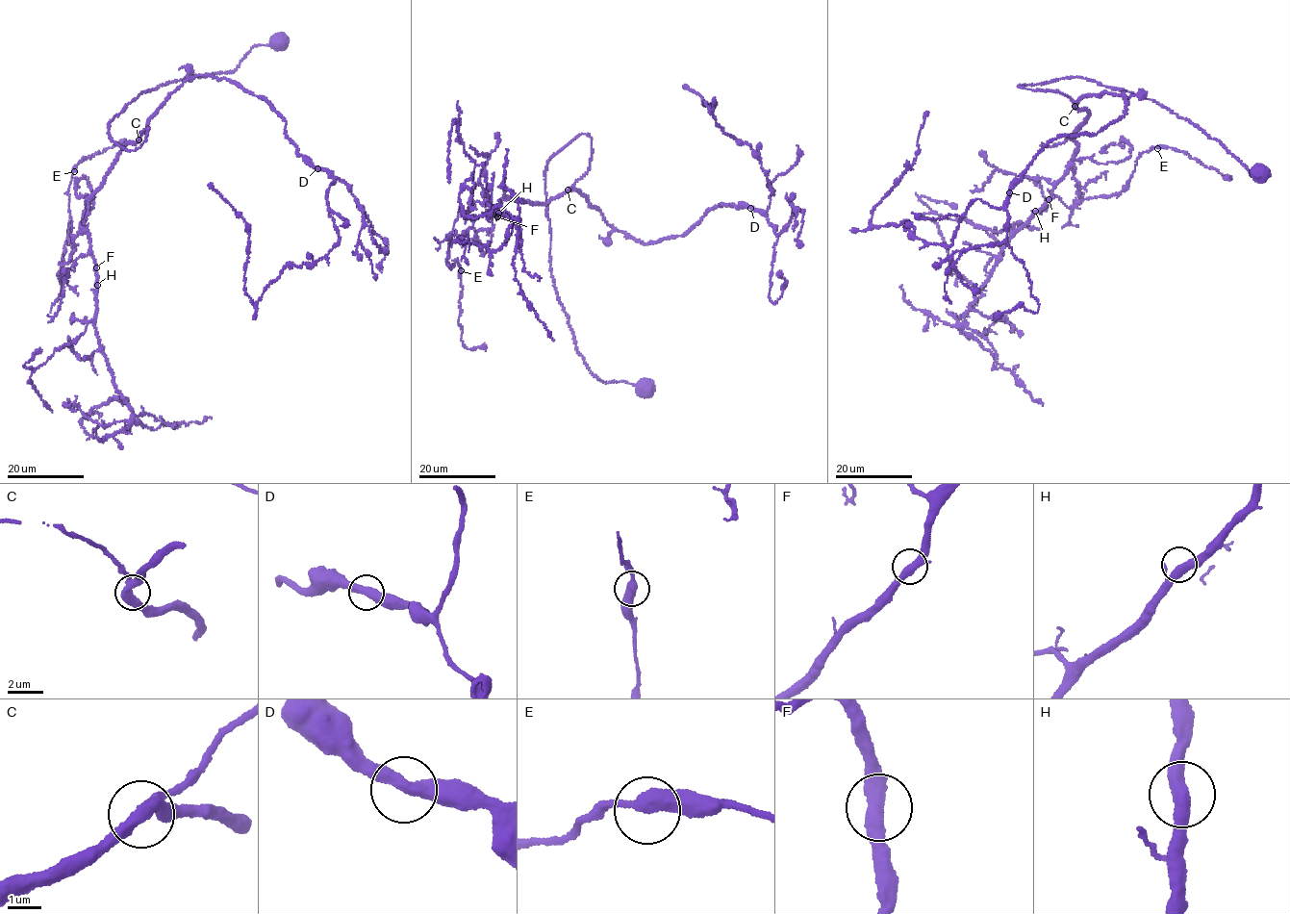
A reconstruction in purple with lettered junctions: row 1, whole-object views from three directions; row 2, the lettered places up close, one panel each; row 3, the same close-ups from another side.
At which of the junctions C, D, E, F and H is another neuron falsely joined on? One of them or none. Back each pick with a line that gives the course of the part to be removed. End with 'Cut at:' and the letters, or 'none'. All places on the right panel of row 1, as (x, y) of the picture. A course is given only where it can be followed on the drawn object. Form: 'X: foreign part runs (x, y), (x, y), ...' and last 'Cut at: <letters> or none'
Cut at: none

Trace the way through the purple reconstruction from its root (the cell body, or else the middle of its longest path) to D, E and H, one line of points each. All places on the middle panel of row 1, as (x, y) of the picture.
D: (646, 389), (578, 353), (547, 162), (589, 136), (570, 189), (644, 243), (750, 208)
E: (646, 389), (589, 370), (554, 285), (544, 171), (589, 136), (569, 190), (504, 200), (451, 237), (461, 270)
H: (646, 389), (589, 370), (554, 285), (544, 171), (589, 136), (569, 190), (498, 213)

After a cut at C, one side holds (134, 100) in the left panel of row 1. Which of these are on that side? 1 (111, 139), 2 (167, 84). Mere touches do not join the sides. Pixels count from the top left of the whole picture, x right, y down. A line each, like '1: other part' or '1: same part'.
1: same part
2: same part

